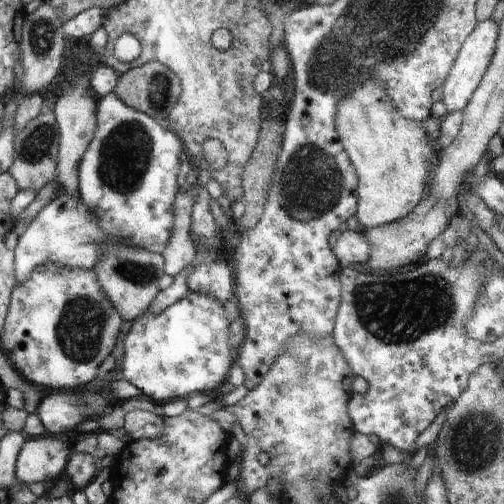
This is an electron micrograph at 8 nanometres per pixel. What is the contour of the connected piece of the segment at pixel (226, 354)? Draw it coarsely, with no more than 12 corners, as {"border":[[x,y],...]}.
{"border":[[189,290],[124,338],[120,378],[155,405],[228,380],[223,304]]}

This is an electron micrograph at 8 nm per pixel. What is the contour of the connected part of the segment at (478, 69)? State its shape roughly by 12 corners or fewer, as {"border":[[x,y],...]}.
{"border":[[478,22],[442,86],[447,114],[464,109],[496,48],[499,24]]}

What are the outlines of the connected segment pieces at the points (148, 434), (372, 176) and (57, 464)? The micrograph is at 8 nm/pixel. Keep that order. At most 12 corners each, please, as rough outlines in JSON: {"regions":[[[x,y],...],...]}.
{"regions":[[[127,412],[123,426],[129,442],[158,439],[163,417]],[[368,79],[338,101],[360,228],[410,214],[435,152]],[[50,434],[27,438],[15,476],[54,481],[67,467],[68,444]]]}

